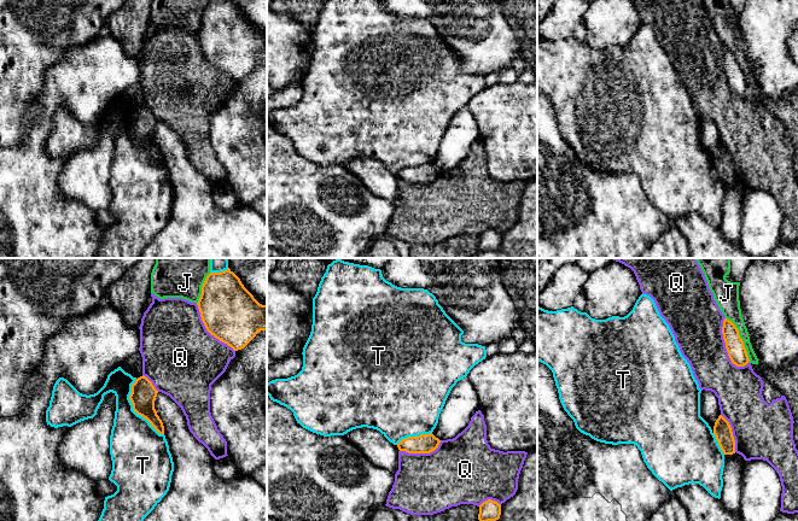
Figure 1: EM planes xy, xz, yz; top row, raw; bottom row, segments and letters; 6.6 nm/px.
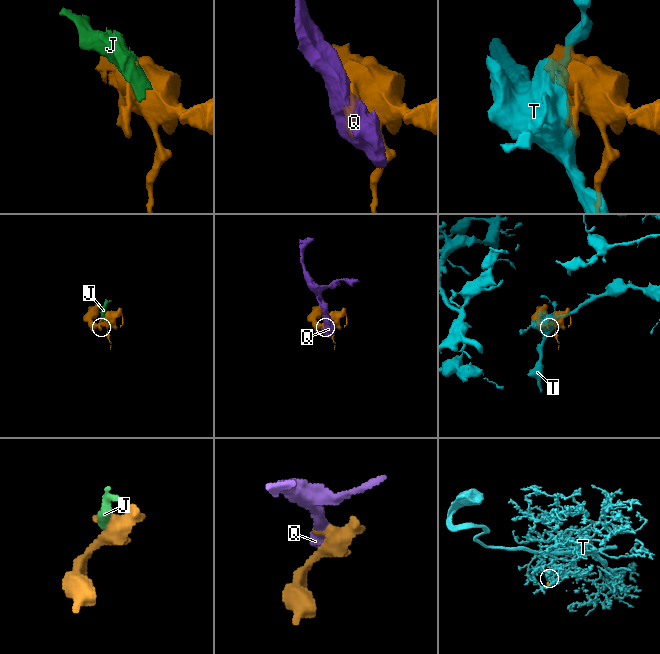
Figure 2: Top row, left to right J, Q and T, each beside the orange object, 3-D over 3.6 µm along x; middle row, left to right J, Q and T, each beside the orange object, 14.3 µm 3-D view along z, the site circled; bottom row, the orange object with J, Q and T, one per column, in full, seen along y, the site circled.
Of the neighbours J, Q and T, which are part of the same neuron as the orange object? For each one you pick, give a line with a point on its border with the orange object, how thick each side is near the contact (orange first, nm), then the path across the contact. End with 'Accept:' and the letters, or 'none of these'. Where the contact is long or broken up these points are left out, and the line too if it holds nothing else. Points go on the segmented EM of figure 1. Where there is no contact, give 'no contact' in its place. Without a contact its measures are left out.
Accept: none of these

